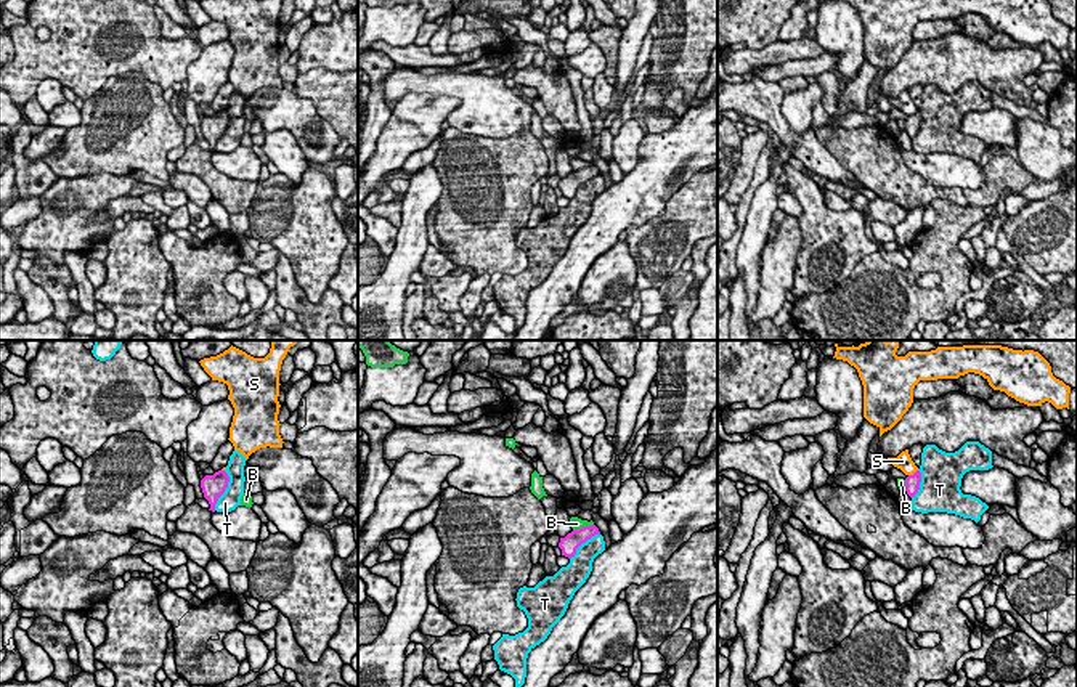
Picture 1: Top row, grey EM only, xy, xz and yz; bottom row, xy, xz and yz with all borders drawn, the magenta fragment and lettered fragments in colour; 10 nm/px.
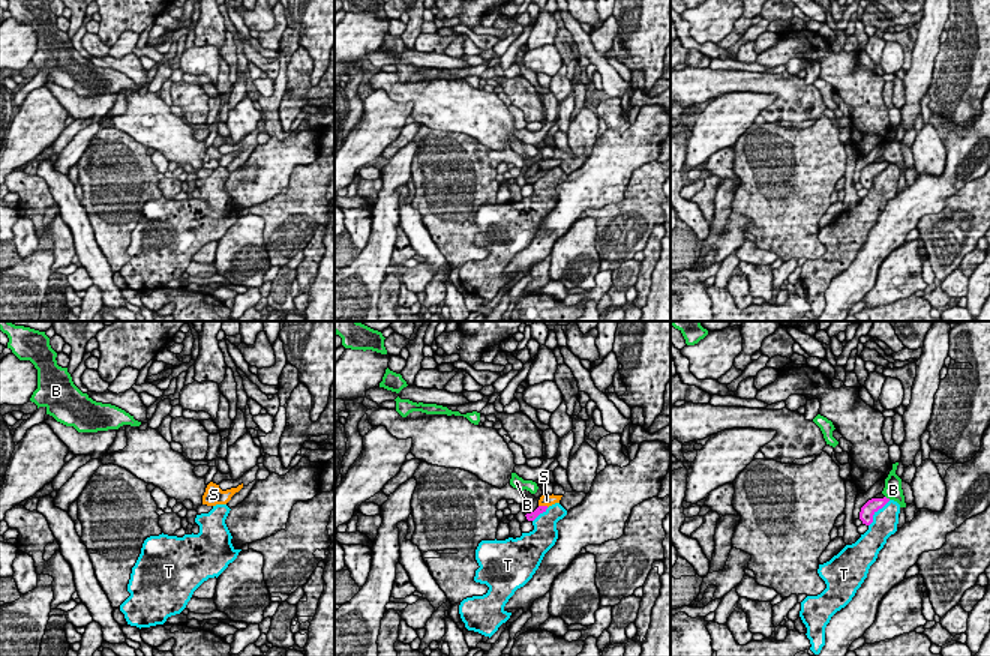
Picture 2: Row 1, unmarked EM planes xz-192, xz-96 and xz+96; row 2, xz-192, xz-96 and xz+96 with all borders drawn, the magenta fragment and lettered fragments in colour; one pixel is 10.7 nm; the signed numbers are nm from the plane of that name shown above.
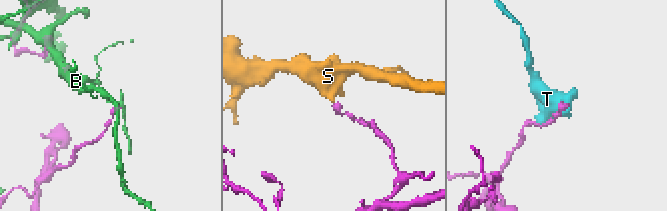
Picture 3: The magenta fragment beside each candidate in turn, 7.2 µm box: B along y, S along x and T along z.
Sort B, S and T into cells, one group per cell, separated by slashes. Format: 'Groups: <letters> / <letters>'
Groups: B / S / T

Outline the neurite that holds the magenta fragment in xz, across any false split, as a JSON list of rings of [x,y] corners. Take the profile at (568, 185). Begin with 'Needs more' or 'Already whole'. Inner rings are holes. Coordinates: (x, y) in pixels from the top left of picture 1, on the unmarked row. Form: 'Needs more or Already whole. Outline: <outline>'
Already whole. Outline: [[[595,165],[573,170],[565,178],[560,178],[559,188],[562,189],[562,196],[568,199],[575,197],[576,189],[595,175],[600,175]]]

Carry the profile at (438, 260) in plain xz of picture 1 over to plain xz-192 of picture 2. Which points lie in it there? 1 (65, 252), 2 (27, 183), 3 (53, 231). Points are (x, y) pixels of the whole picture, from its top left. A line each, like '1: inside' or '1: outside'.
1: inside
2: inside
3: inside

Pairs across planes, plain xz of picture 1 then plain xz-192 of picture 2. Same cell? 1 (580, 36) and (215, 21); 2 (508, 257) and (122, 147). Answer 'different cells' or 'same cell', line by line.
1: same cell
2: same cell

